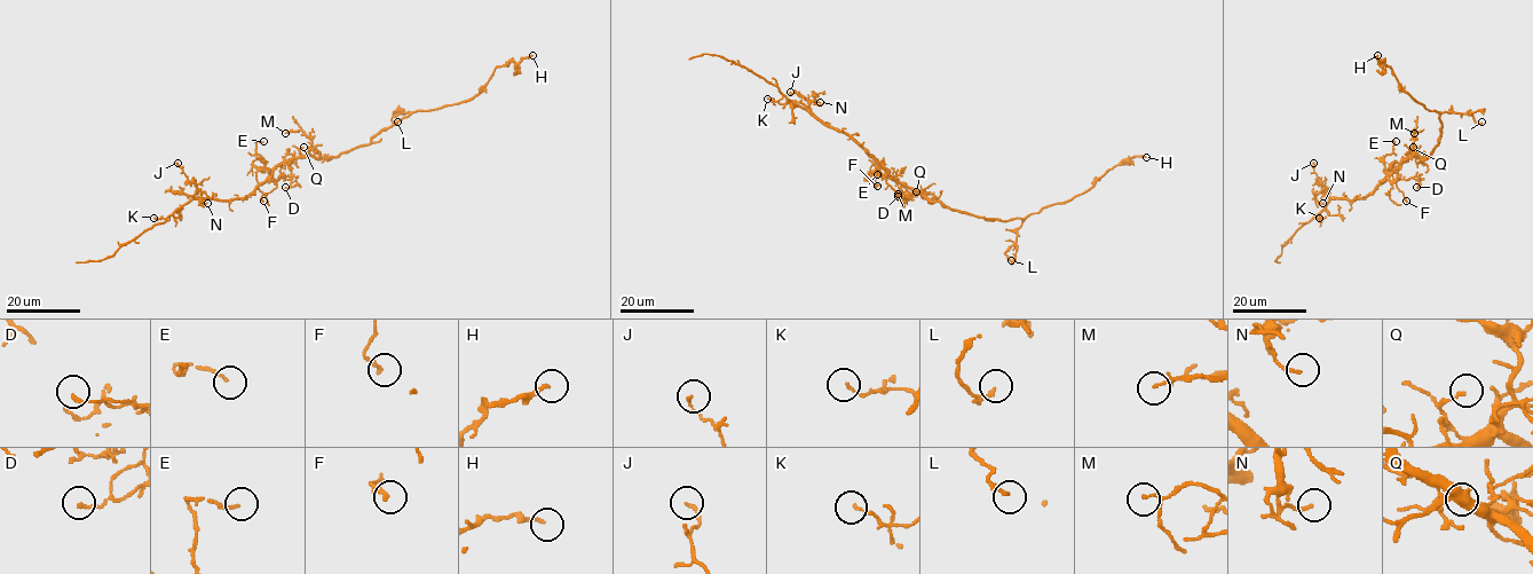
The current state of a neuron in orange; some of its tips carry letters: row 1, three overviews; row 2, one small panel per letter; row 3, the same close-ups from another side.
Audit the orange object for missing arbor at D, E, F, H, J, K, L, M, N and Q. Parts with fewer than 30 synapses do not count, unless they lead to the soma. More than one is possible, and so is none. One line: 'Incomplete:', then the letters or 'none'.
Incomplete: none

